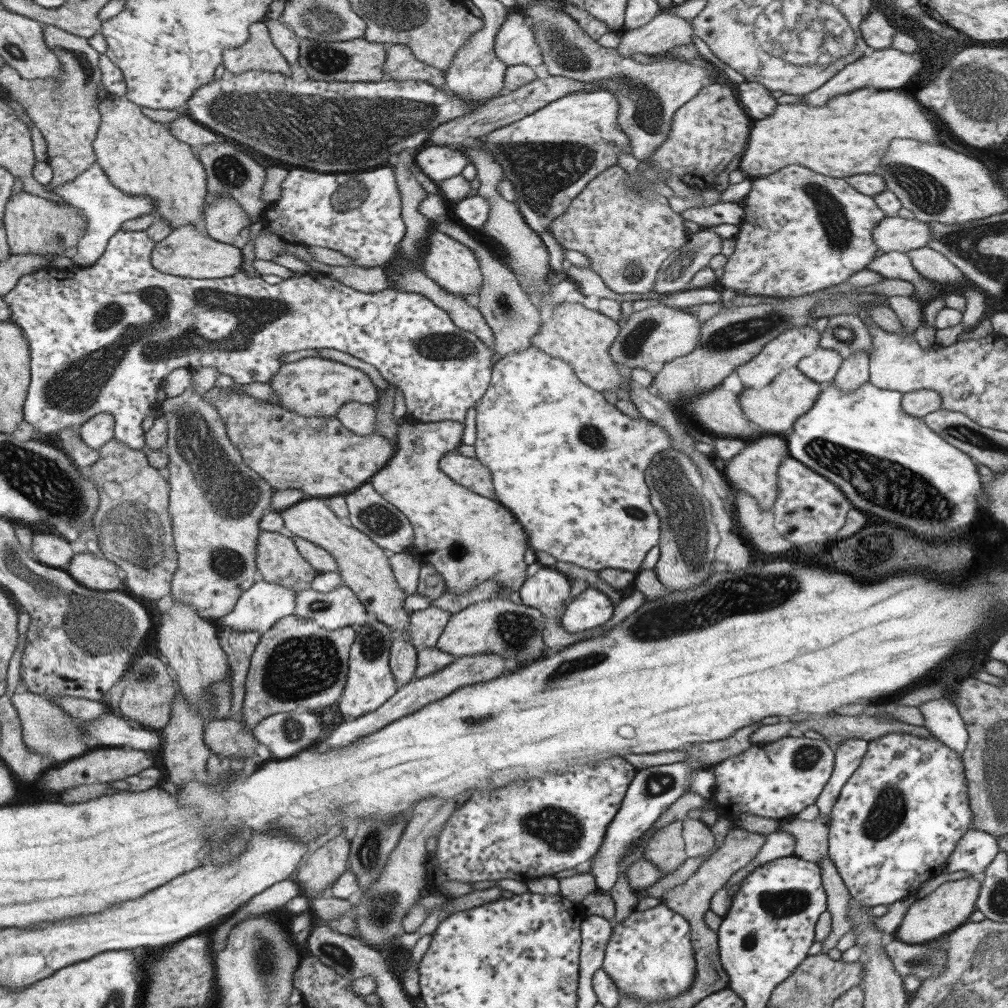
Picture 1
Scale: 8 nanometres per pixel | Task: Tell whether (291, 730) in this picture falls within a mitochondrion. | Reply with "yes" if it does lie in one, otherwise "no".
yes

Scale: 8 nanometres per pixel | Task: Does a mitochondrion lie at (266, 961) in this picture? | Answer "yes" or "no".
yes

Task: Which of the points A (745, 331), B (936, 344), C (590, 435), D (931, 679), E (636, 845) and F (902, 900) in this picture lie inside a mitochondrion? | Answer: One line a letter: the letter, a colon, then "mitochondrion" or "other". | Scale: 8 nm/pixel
A: mitochondrion
B: other
C: mitochondrion
D: other
E: other
F: other

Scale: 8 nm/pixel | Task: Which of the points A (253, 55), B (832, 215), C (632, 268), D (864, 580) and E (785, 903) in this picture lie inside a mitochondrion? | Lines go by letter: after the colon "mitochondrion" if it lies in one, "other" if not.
A: other
B: mitochondrion
C: mitochondrion
D: other
E: mitochondrion

